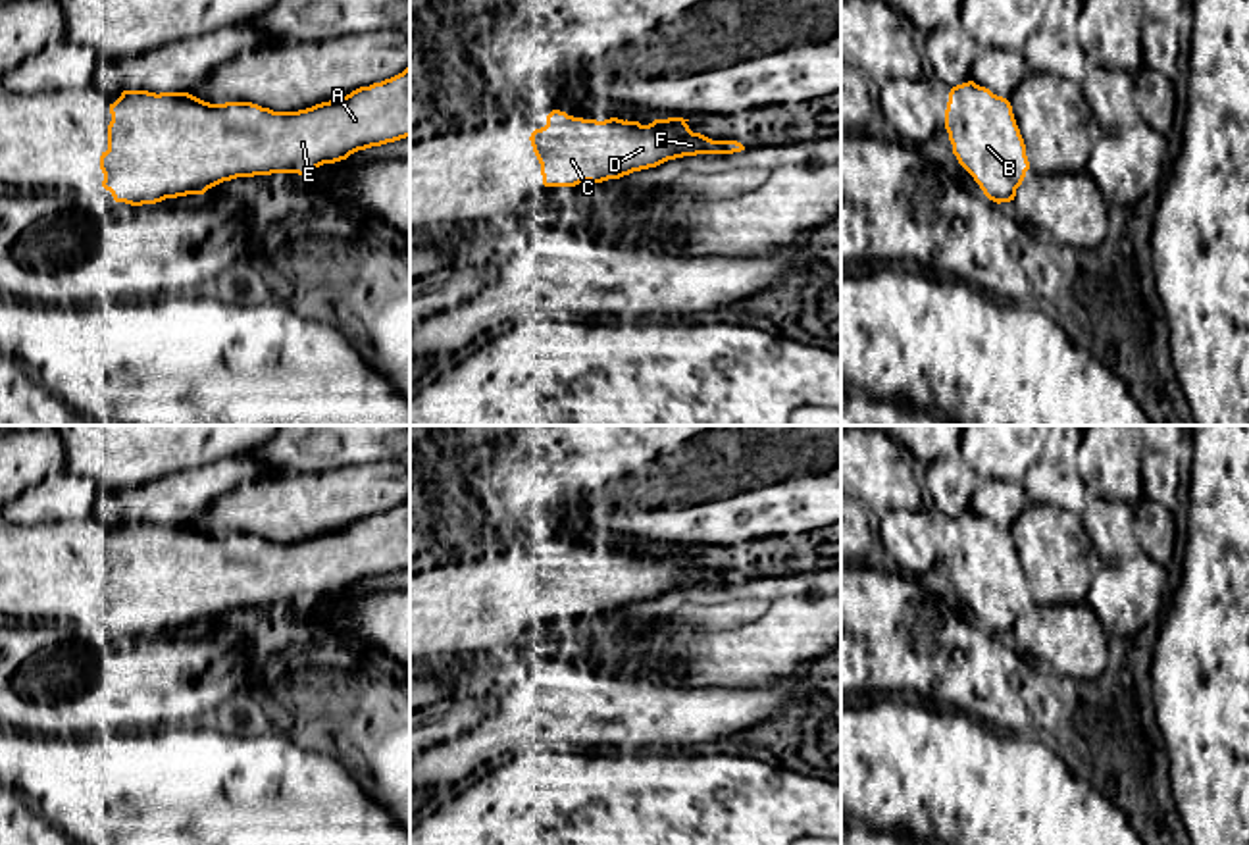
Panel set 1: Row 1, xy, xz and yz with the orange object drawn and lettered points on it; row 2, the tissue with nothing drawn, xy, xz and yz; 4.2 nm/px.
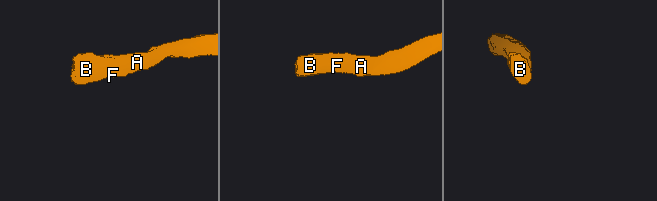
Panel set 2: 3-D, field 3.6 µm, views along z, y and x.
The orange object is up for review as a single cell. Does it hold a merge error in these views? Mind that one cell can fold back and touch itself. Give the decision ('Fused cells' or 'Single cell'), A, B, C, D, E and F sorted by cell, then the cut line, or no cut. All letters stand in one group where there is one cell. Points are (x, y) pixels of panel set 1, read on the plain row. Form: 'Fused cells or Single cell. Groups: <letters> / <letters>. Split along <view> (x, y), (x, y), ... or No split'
Single cell. Groups: A B C D E F. No split

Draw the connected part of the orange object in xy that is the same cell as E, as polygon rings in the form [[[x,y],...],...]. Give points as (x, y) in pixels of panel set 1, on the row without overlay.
[[[410,497],[391,510],[298,543],[273,543],[252,533],[210,535],[189,524],[123,522],[110,545],[108,581],[100,587],[102,618],[115,633],[156,635],[204,626],[237,608],[308,606],[358,581],[410,568]]]

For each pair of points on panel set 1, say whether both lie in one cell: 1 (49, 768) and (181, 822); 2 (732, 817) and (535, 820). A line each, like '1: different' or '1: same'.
1: same
2: same

